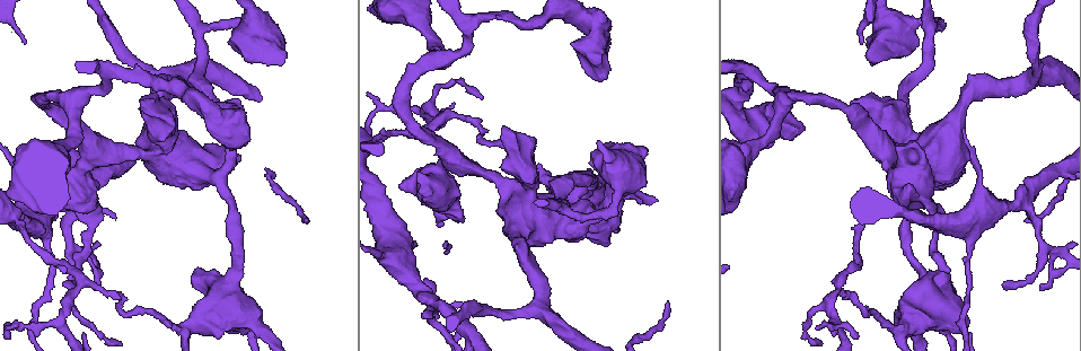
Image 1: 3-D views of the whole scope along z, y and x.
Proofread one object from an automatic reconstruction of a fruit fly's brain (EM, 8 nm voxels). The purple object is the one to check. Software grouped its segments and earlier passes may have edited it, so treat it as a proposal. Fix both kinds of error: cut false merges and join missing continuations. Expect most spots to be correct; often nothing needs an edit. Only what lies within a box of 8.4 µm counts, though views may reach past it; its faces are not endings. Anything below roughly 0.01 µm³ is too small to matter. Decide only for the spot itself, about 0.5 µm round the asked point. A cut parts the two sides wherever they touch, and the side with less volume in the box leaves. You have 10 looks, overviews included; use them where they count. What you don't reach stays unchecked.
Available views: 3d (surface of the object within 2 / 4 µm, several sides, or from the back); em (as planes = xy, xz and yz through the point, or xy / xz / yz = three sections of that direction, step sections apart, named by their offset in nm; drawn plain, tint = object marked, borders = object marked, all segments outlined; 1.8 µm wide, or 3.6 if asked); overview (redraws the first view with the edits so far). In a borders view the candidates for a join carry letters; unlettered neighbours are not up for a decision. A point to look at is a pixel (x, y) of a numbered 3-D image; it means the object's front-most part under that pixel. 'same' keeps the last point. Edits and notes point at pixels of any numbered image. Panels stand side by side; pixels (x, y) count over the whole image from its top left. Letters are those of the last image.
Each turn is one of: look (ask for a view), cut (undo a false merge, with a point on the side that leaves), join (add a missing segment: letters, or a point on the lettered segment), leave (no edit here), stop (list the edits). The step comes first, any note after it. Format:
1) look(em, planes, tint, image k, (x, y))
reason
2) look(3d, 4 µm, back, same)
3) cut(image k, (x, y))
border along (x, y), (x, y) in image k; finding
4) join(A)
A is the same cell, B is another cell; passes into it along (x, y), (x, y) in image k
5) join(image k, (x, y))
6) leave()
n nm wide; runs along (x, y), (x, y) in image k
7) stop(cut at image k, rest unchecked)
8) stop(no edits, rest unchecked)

look(em, planes, tint, image 1, (71, 243))
branch point

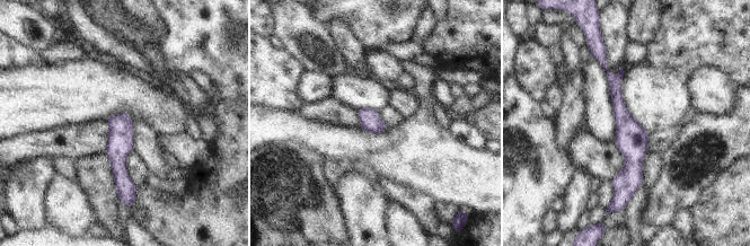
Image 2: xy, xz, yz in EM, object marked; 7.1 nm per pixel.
look(em, planes, borders, same)

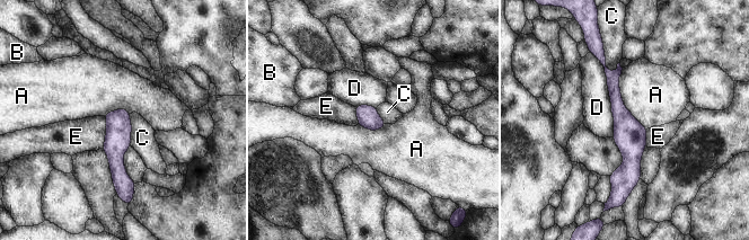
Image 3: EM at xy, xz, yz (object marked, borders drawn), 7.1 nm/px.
leave()
A, B, C, D and E are other cells; border along (602, 45), (606, 67), (613, 73) in image 3; continuous, no second cell

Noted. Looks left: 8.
look(em, xy, step 16, borders, image 1, (853, 101))
an open end

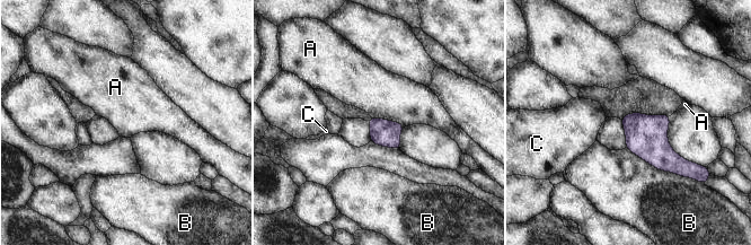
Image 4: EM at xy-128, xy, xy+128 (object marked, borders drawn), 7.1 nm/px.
look(em, planes, borders, same)

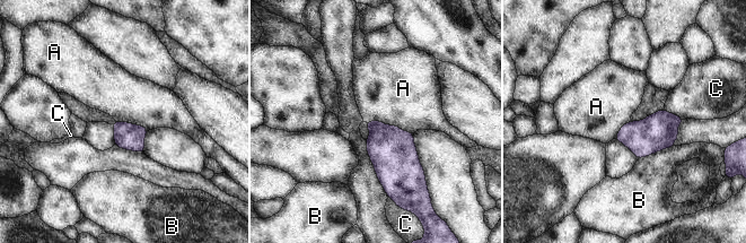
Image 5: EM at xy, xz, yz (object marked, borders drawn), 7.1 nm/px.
leave()
A, B and C are other cells; border along (366, 121), (396, 124), (413, 135) in image 5; no lettered segment goes on from it

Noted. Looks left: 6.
look(3d, 2 µm, image 1, (421, 110))
looks like a crossing

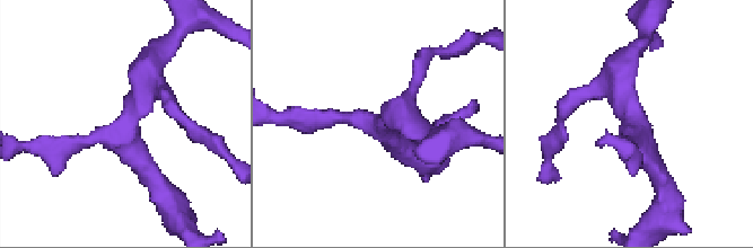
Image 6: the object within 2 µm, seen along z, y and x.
look(em, planes, borders, image 6, (127, 123))

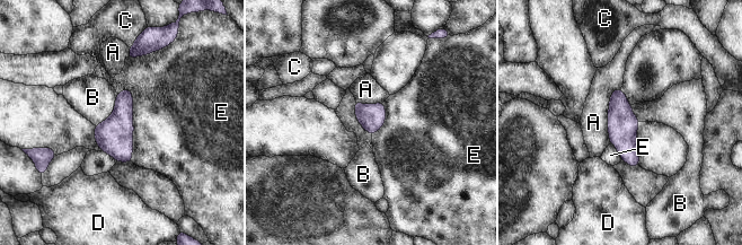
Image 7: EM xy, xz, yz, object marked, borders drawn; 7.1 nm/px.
leave()
E touches over 550 nm; A, B, C, D and E are other cells; all the same cell

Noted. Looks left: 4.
look(em, planes, borders, image 1, (304, 218))
free end

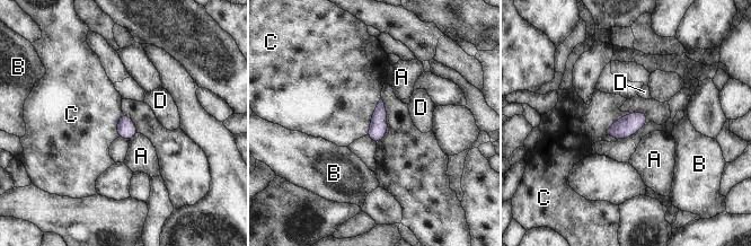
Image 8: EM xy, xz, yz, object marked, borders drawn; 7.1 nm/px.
leave()
A, B, C and D are other cells; none of them fits

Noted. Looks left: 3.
stop(no edits, rest unchecked)

